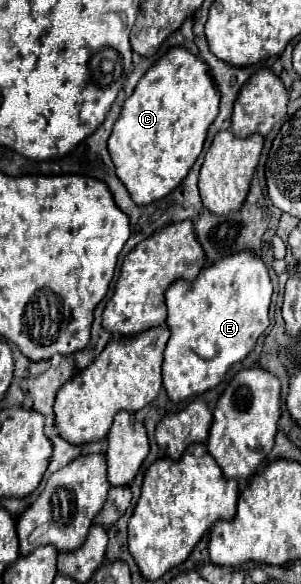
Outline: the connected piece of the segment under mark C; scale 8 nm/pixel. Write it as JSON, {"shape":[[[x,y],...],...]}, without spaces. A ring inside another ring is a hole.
{"shape":[[[171,47],[139,79],[109,137],[115,173],[135,203],[147,205],[163,199],[183,181],[203,149],[209,125],[219,113],[219,97],[209,67],[185,47]]]}

